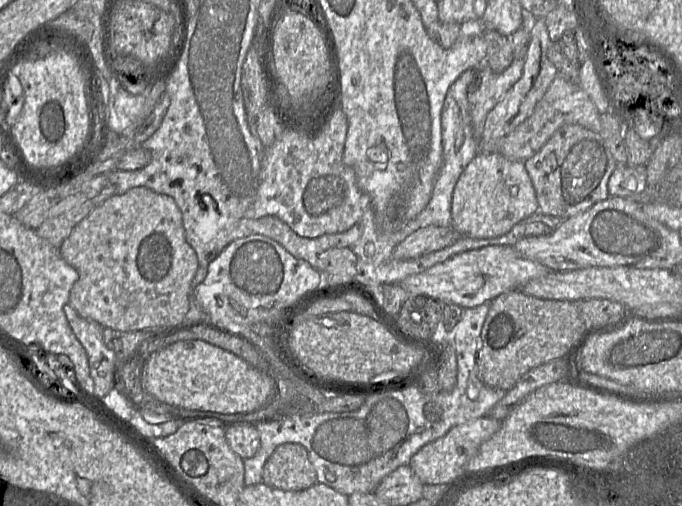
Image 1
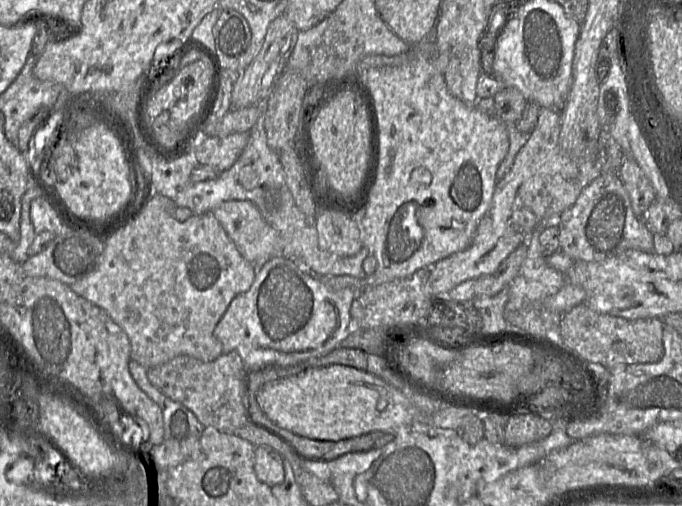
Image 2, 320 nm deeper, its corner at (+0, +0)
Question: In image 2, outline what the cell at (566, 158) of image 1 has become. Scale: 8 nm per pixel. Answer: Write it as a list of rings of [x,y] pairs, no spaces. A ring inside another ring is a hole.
[[[601,173],[581,191],[576,202],[557,218],[560,249],[574,261],[602,262],[626,250],[655,253],[653,234],[635,214],[618,173]]]

